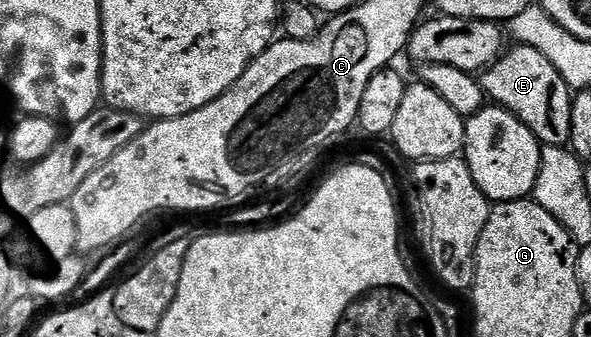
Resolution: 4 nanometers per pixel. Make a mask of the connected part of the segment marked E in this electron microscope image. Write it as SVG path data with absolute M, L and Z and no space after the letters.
M513 45L479 75L479 80L485 99L518 116L518 120L522 120L522 124L526 124L526 128L530 128L530 132L534 132L544 146L567 147L571 143L570 108L573 91L566 80L562 80L558 68L554 68L554 64L550 64L550 60L546 60L538 48Z

